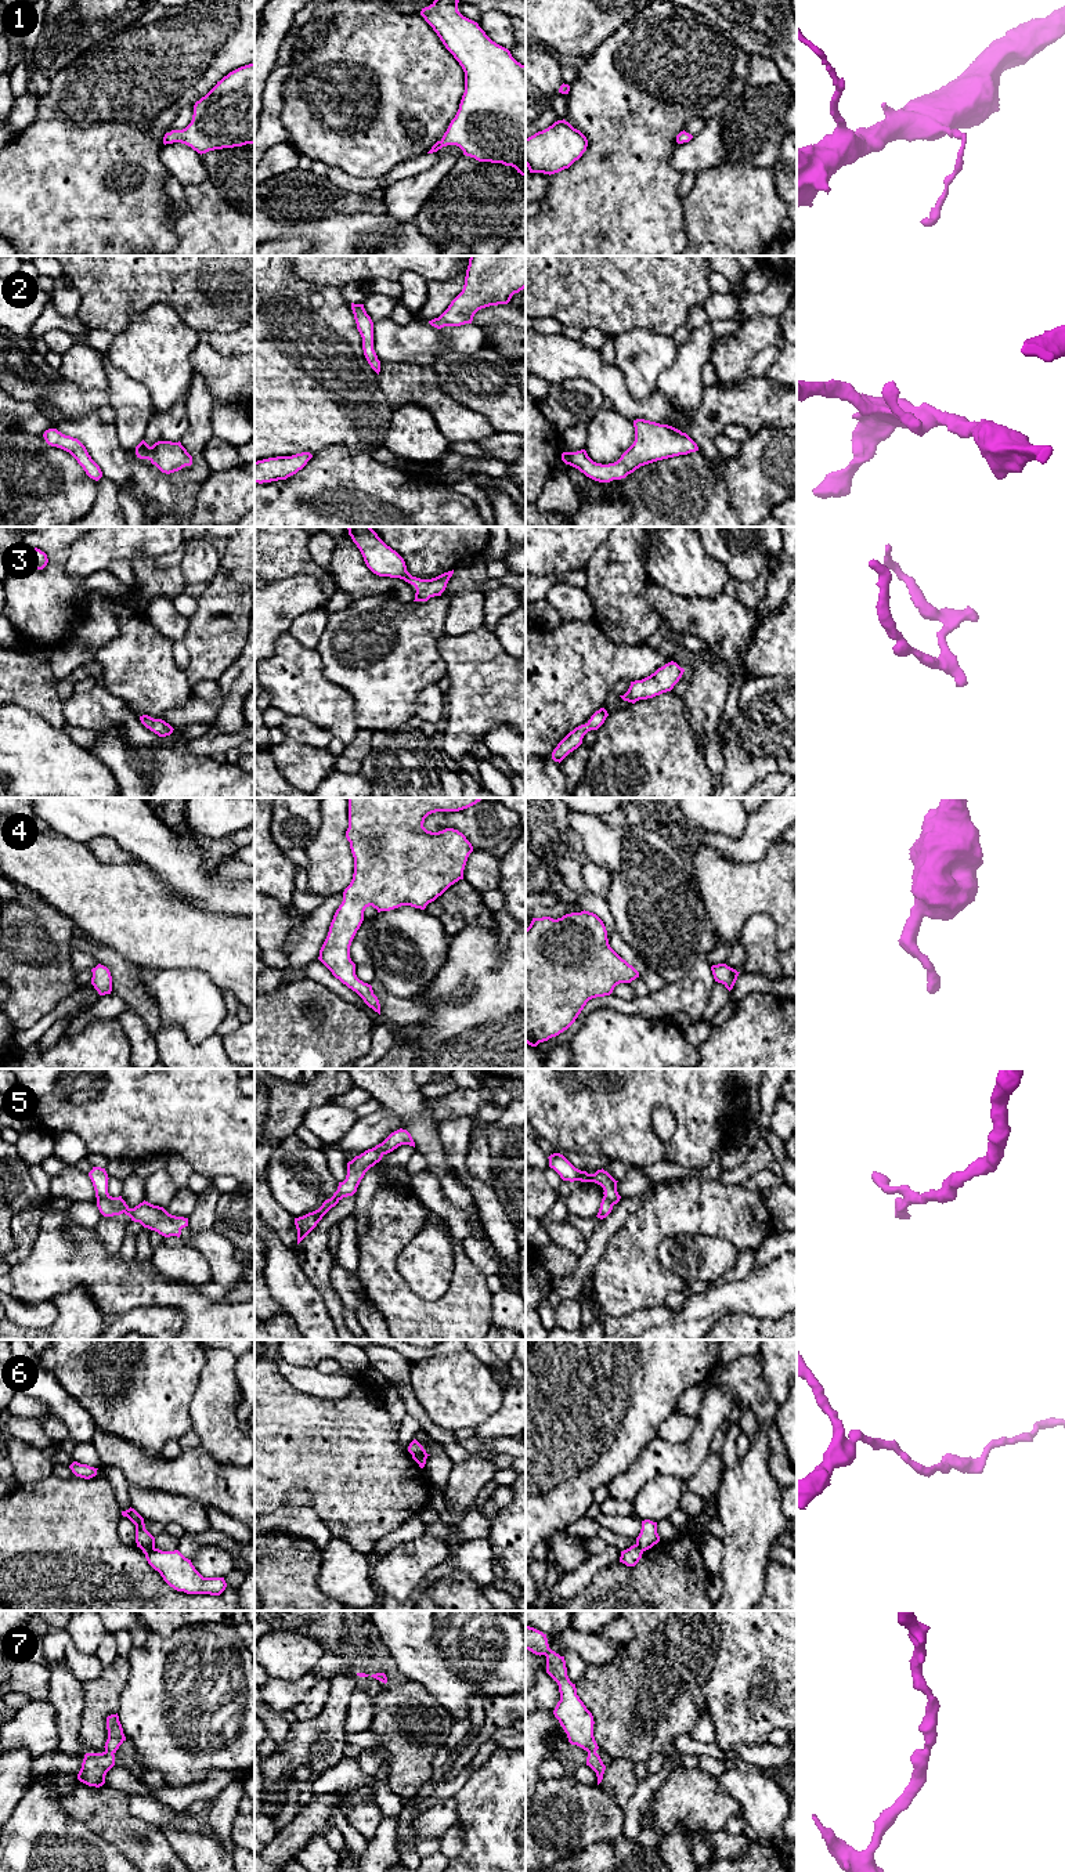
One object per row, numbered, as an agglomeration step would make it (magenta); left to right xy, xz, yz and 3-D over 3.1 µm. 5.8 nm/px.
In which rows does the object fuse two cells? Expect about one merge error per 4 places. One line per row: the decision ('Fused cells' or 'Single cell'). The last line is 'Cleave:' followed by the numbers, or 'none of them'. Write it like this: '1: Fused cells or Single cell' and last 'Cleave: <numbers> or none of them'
1: Single cell
2: Single cell
3: Single cell
4: Single cell
5: Single cell
6: Fused cells
7: Single cell
Cleave: 6

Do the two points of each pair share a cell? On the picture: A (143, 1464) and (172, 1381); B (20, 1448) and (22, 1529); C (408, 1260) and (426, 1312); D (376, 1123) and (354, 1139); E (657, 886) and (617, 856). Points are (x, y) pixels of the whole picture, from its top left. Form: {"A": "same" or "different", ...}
{"A": "different", "B": "different", "C": "different", "D": "same", "E": "same"}

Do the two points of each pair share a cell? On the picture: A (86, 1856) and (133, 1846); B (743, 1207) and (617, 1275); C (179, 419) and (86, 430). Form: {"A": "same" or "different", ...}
{"A": "different", "B": "same", "C": "different"}

